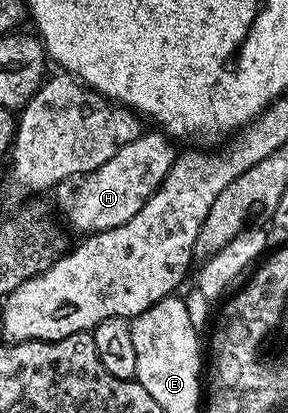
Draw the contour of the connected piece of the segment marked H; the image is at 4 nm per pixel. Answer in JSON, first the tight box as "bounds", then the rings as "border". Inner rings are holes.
{"bounds":[69,131,174,235],"border":[[[160,131],[142,132],[131,143],[119,147],[107,163],[93,173],[84,174],[76,182],[77,190],[69,201],[69,225],[81,235],[102,233],[127,223],[145,205],[145,200],[163,183],[173,169],[174,142]],[[173,144],[173,145],[172,145]]]}

